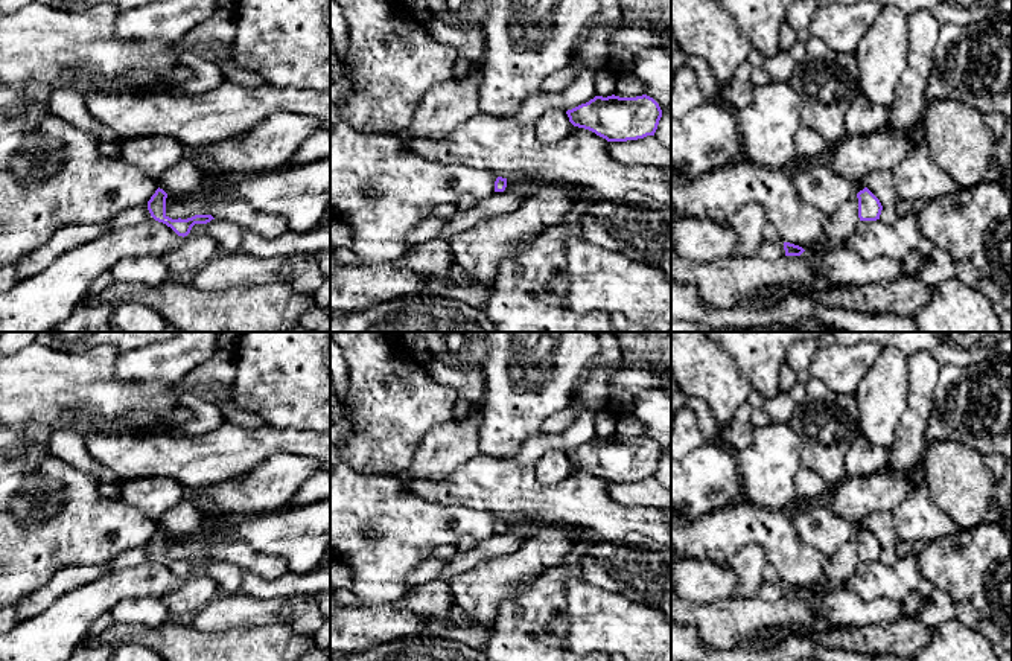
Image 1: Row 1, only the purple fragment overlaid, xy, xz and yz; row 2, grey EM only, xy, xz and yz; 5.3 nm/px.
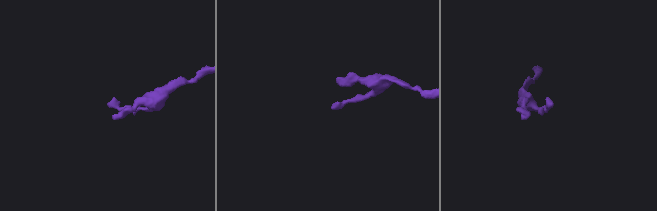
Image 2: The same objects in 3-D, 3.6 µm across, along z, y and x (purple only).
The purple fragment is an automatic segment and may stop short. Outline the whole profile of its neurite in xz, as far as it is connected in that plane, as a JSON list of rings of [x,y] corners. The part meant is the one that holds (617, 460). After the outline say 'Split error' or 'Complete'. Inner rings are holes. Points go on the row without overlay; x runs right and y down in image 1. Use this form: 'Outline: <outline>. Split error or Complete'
Outline: [[[595,437],[566,452],[574,468],[589,471],[607,483],[638,481],[654,477],[662,451],[647,437],[619,439]]]. Complete

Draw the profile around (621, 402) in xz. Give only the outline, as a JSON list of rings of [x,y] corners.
[[[612,388],[607,407],[621,416],[633,413],[636,396],[625,393],[622,388]]]

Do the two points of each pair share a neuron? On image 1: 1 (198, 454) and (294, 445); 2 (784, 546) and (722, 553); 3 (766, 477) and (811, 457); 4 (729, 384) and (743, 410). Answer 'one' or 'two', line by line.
1: one
2: one
3: two
4: two

